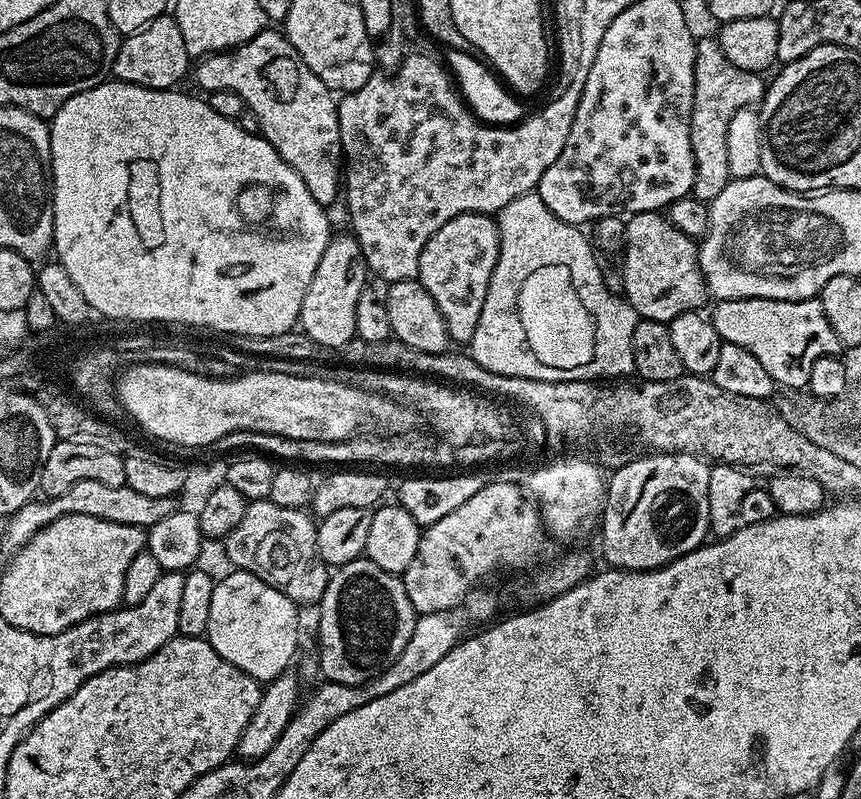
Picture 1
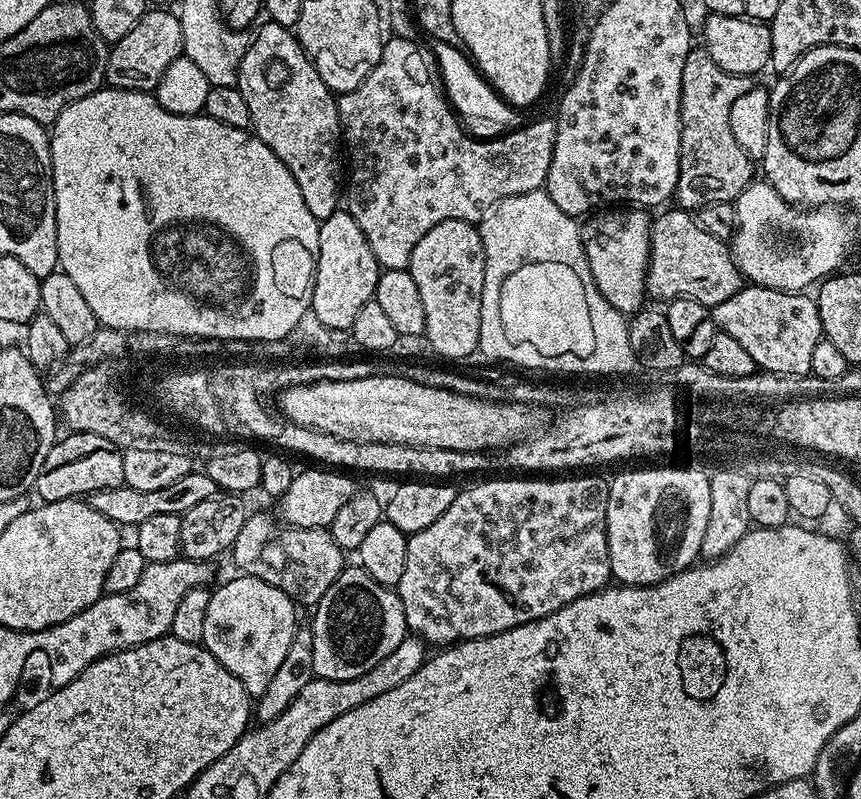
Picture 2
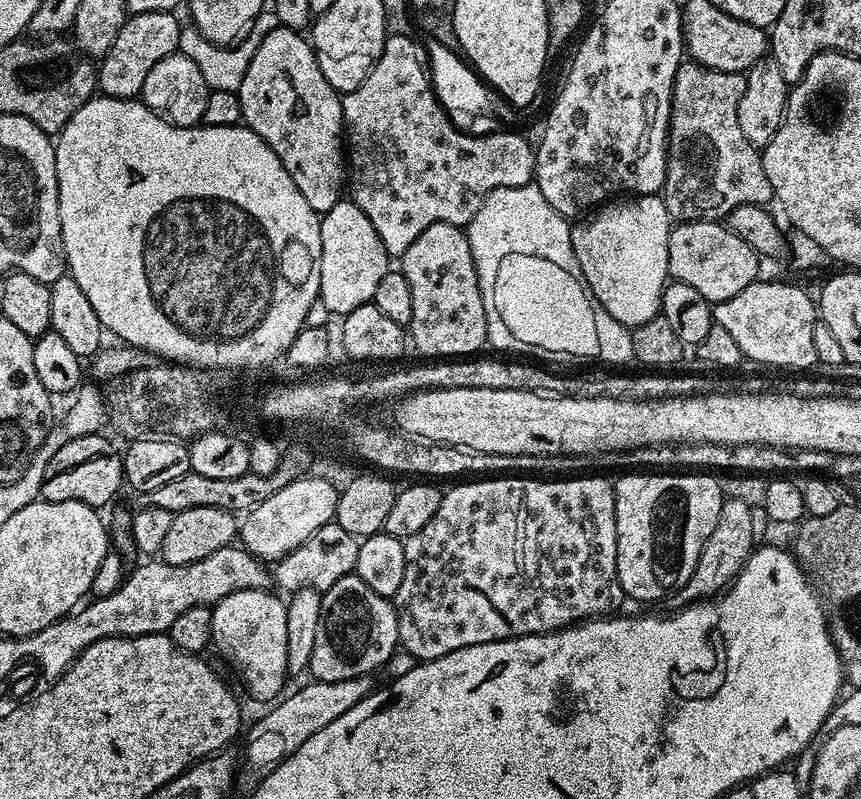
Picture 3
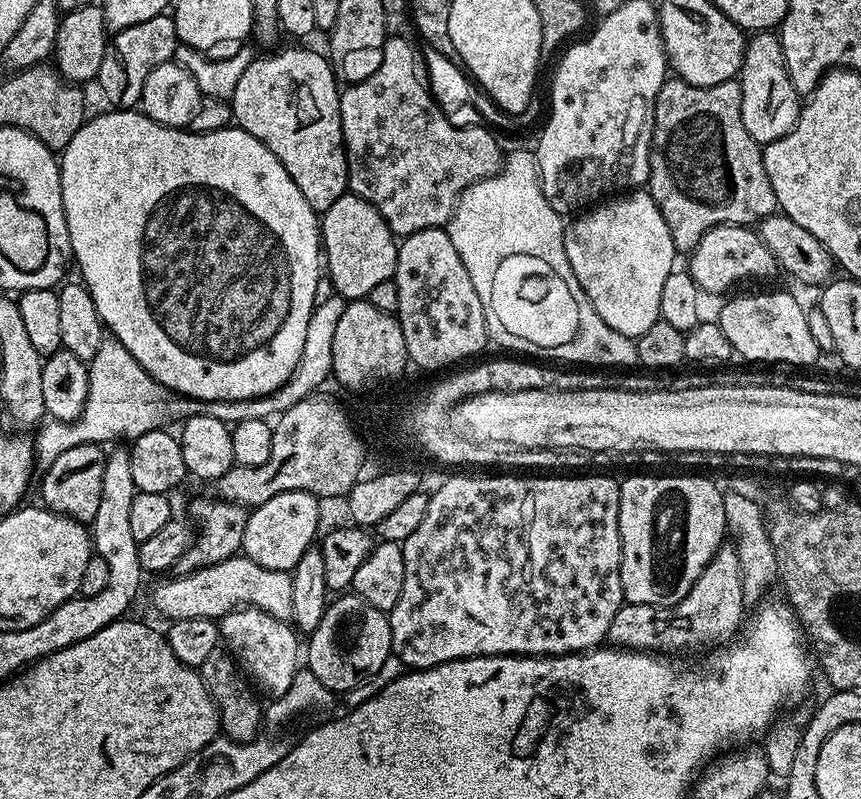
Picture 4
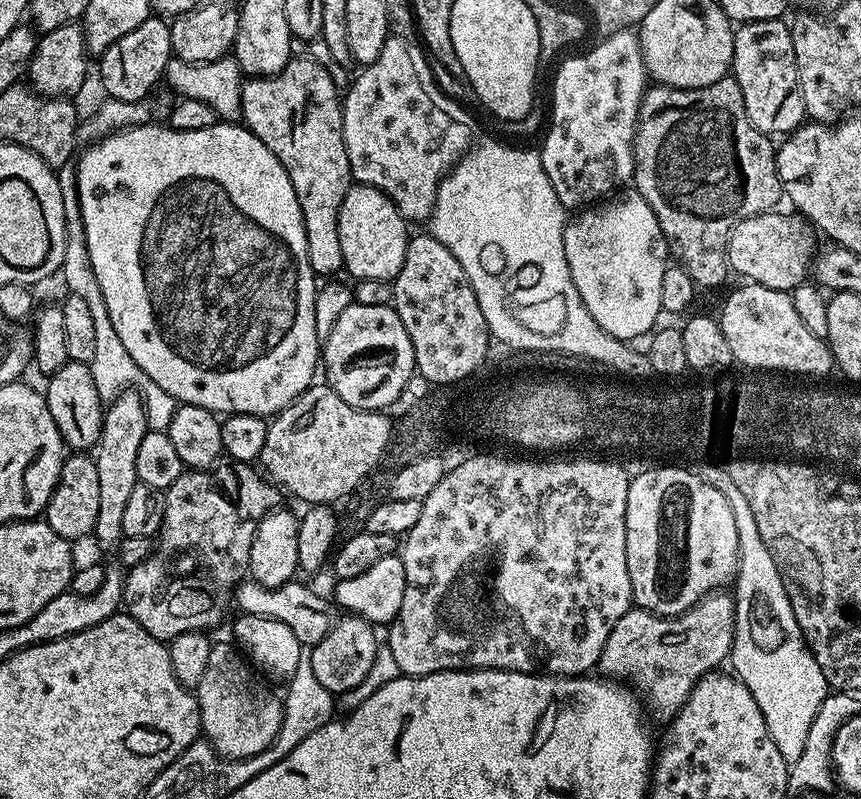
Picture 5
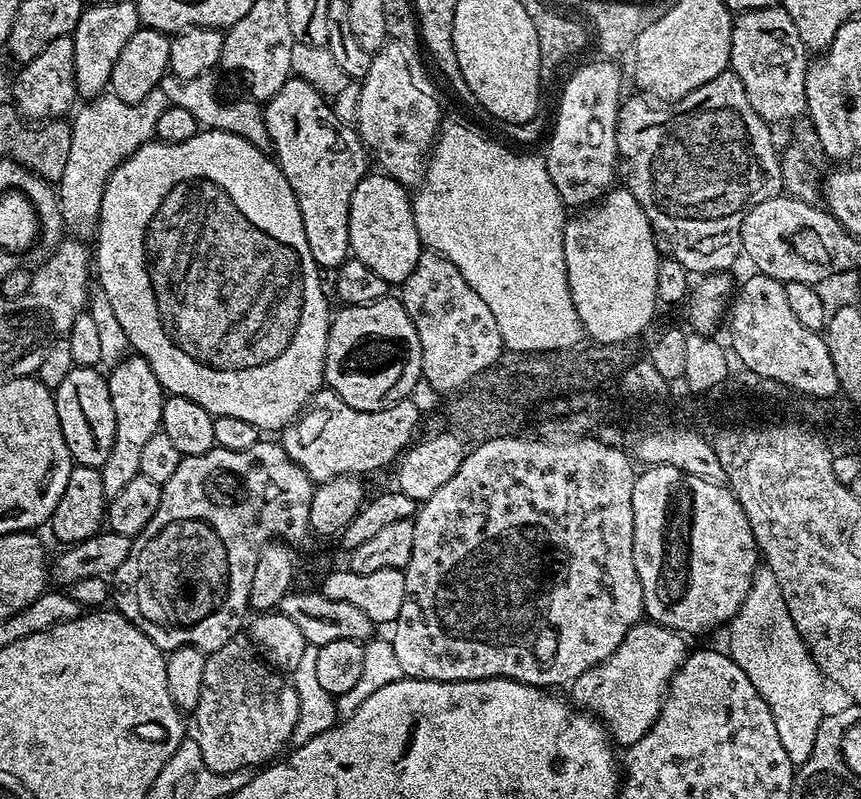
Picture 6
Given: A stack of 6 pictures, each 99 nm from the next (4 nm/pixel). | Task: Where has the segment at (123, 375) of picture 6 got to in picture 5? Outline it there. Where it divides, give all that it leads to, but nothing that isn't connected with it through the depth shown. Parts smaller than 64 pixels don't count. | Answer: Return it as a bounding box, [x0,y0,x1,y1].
[94,390,149,549]

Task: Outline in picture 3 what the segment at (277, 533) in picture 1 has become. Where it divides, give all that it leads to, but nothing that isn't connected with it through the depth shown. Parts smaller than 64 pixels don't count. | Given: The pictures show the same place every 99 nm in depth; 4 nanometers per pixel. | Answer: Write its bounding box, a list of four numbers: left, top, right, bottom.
[271,522,361,594]

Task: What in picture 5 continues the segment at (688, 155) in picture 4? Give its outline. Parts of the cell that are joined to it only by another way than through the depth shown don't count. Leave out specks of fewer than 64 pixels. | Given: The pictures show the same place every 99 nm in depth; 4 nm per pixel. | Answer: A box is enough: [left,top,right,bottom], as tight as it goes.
[634,78,782,289]

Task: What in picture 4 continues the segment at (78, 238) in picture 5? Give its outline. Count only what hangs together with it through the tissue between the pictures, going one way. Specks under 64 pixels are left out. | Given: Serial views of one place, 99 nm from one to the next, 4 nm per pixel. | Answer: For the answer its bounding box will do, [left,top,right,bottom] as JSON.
[35,335,173,469]

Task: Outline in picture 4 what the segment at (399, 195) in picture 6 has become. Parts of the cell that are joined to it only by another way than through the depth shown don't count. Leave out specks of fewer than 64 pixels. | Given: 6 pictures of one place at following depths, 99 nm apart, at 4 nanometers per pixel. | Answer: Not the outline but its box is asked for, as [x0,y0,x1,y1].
[320,194,397,302]

